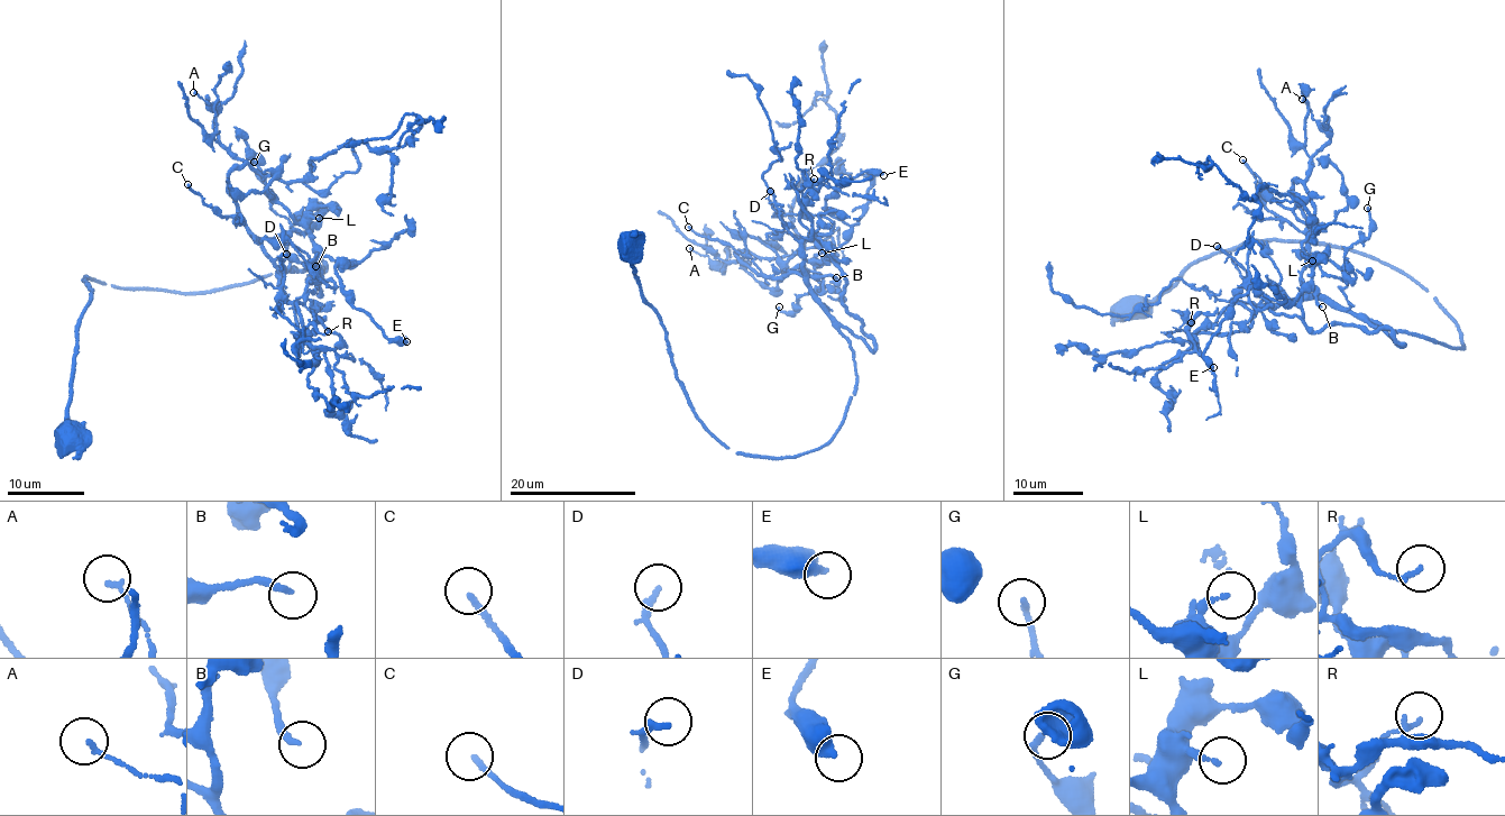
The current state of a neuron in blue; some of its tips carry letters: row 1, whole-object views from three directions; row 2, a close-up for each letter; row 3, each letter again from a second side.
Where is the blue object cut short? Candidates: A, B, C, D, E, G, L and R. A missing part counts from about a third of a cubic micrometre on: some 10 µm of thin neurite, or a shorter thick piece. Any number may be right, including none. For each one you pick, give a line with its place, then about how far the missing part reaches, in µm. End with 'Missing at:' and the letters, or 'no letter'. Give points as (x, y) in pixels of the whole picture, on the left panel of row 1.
Missing at: no letter

